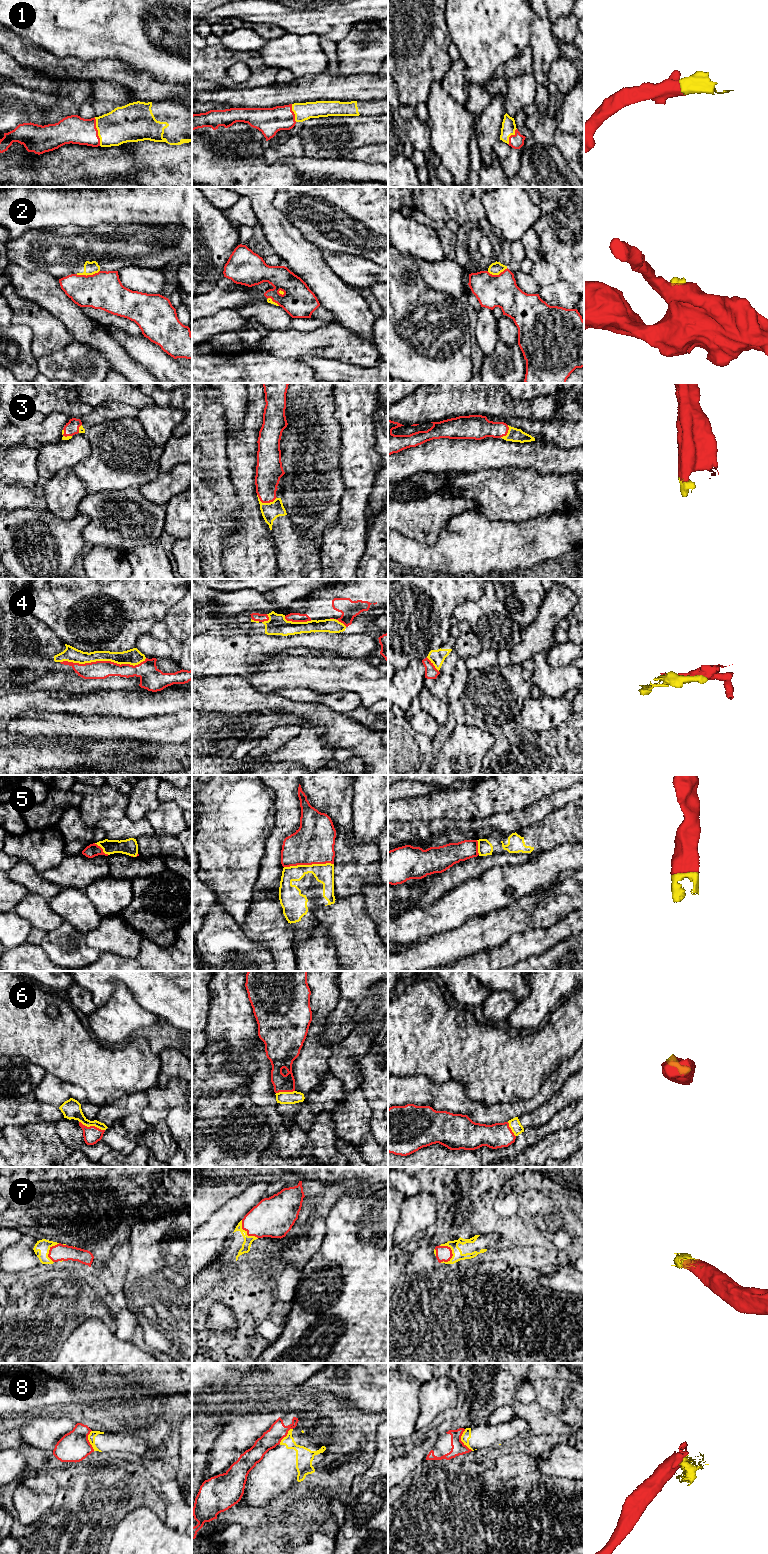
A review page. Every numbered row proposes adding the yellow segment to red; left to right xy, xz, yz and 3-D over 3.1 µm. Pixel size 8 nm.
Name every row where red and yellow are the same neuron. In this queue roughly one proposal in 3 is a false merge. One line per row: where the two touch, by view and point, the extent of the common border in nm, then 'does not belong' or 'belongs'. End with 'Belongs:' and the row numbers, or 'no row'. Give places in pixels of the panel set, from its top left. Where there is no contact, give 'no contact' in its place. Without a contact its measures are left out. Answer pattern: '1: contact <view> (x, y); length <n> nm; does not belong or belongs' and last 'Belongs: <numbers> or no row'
1: contact xy (97, 131); length 240 nm; belongs
2: contact xy (87, 275); length 190 nm; does not belong
3: contact xz (265, 502); length 160 nm; belongs
4: contact xy (103, 661); length 700 nm; belongs
5: contact xz (308, 864); length 400 nm; belongs
6: contact xy (92, 1126); length 220 nm; belongs
7: contact yz (450, 1249); length 160 nm; belongs
8: contact yz (460, 1440); length 190 nm; does not belong
Belongs: 1, 3, 4, 5, 6, 7

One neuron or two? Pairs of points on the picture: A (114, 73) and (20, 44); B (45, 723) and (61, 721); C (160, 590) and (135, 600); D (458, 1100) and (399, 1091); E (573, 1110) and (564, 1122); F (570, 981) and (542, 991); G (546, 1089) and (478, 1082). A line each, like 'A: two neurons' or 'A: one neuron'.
A: one neuron
B: one neuron
C: one neuron
D: one neuron
E: one neuron
F: one neuron
G: two neurons

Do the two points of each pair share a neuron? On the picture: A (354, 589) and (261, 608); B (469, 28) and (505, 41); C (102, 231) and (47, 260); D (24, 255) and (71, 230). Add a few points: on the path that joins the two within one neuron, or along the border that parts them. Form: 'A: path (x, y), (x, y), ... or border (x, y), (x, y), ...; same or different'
A: border (291, 612), (298, 612), (300, 614); different
B: path (478, 28), (492, 28), (496, 32); same
C: path (88, 245), (75, 246), (61, 254); same
D: path (36, 251), (50, 251), (59, 242); same

